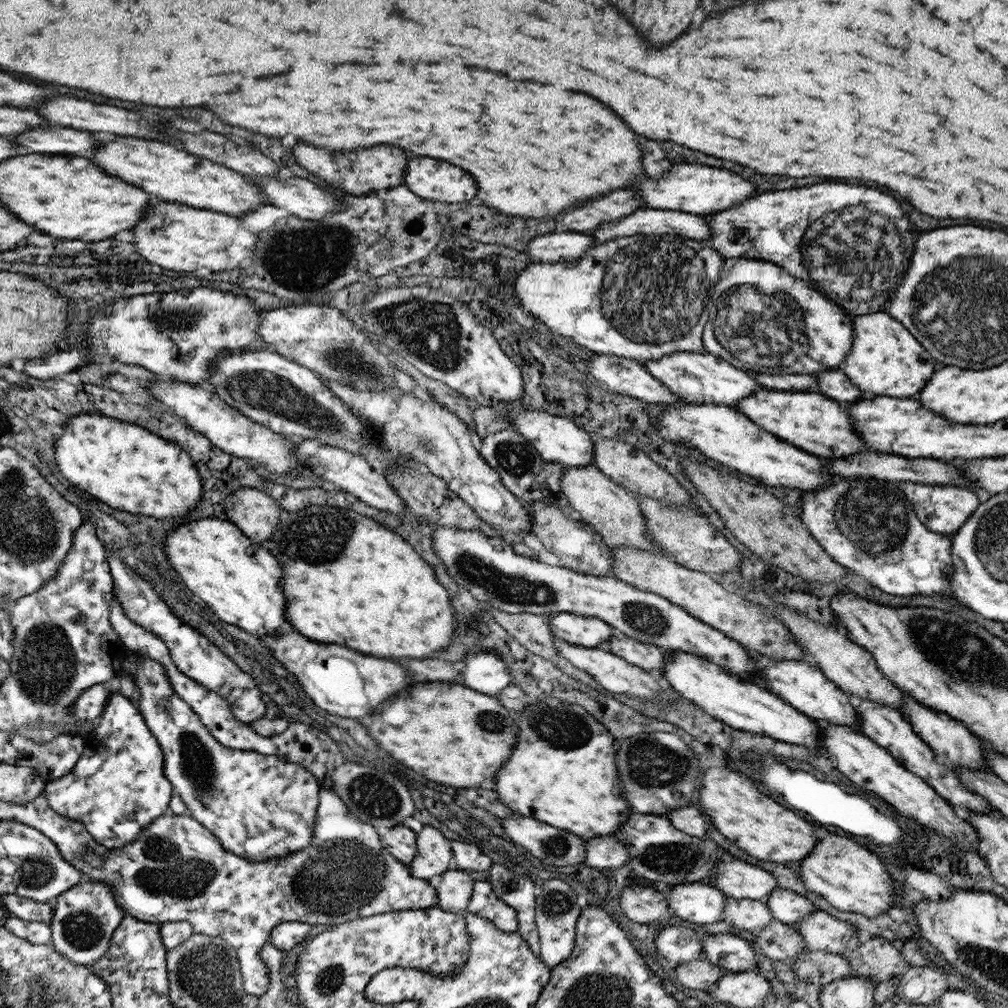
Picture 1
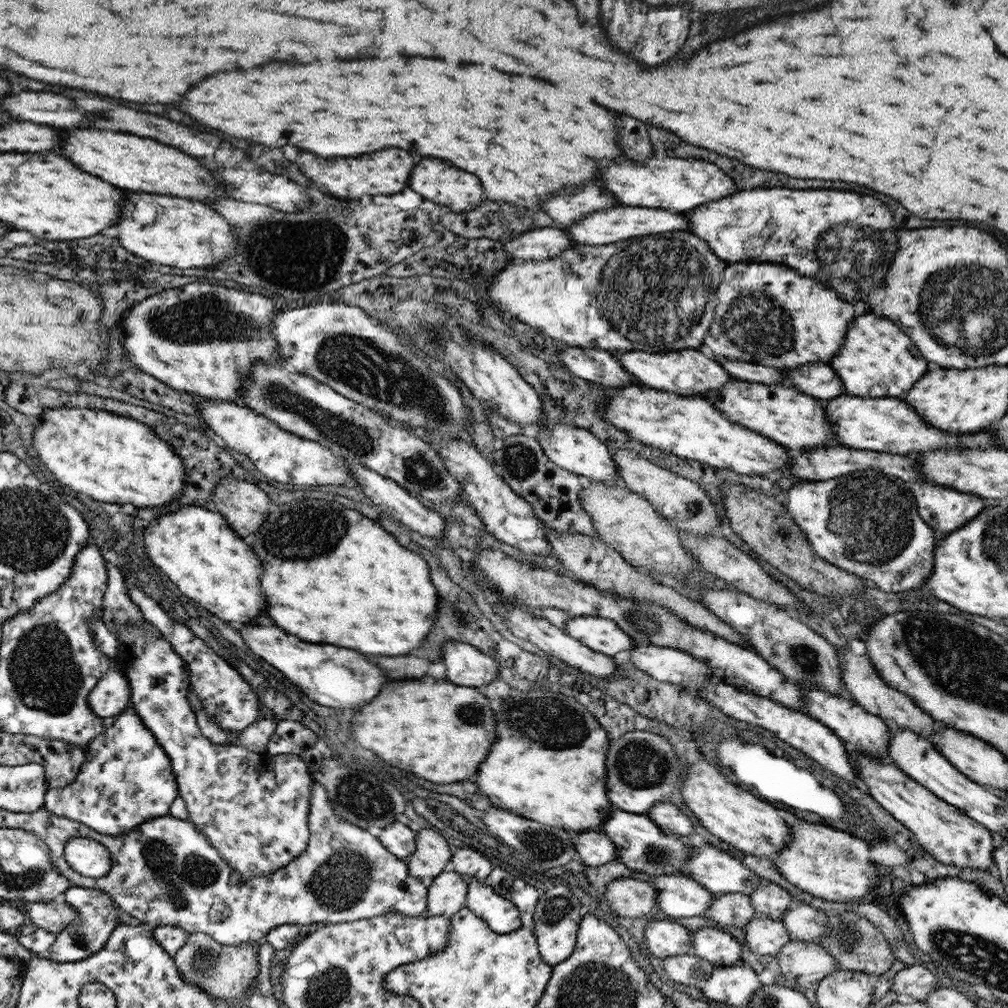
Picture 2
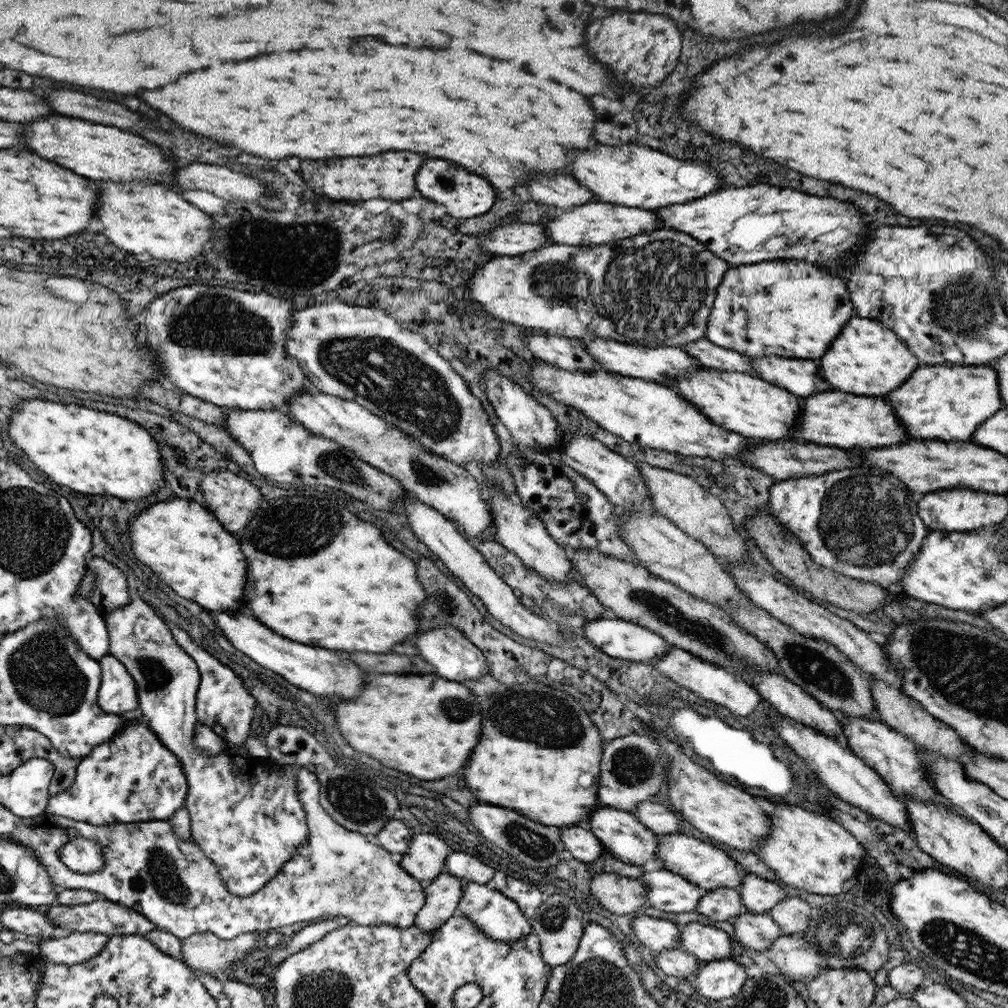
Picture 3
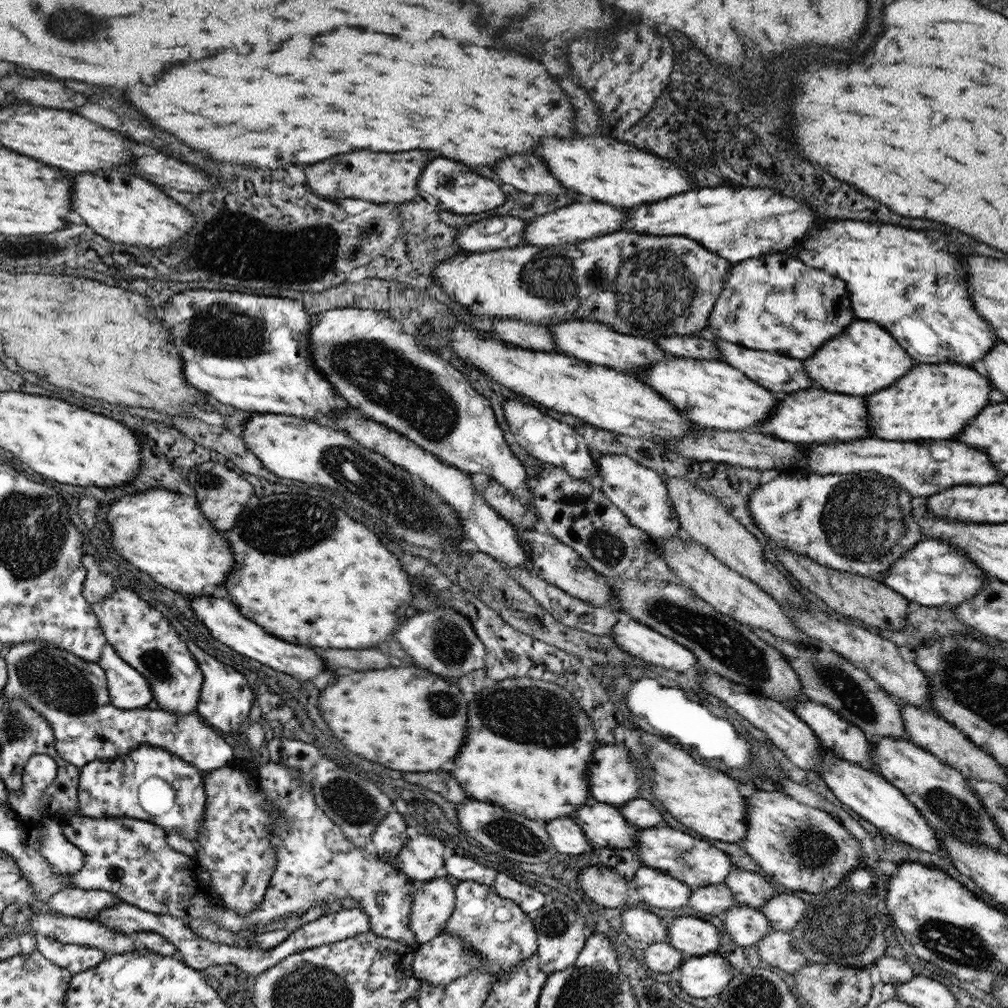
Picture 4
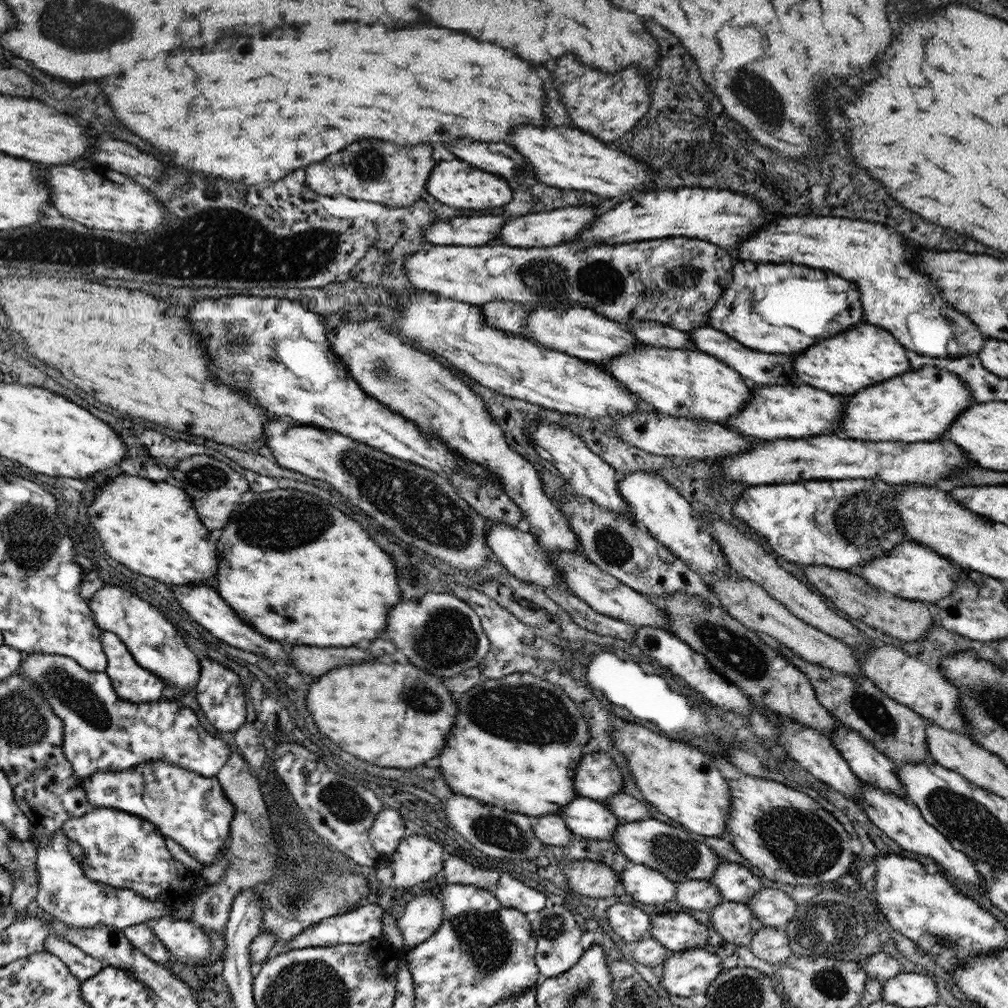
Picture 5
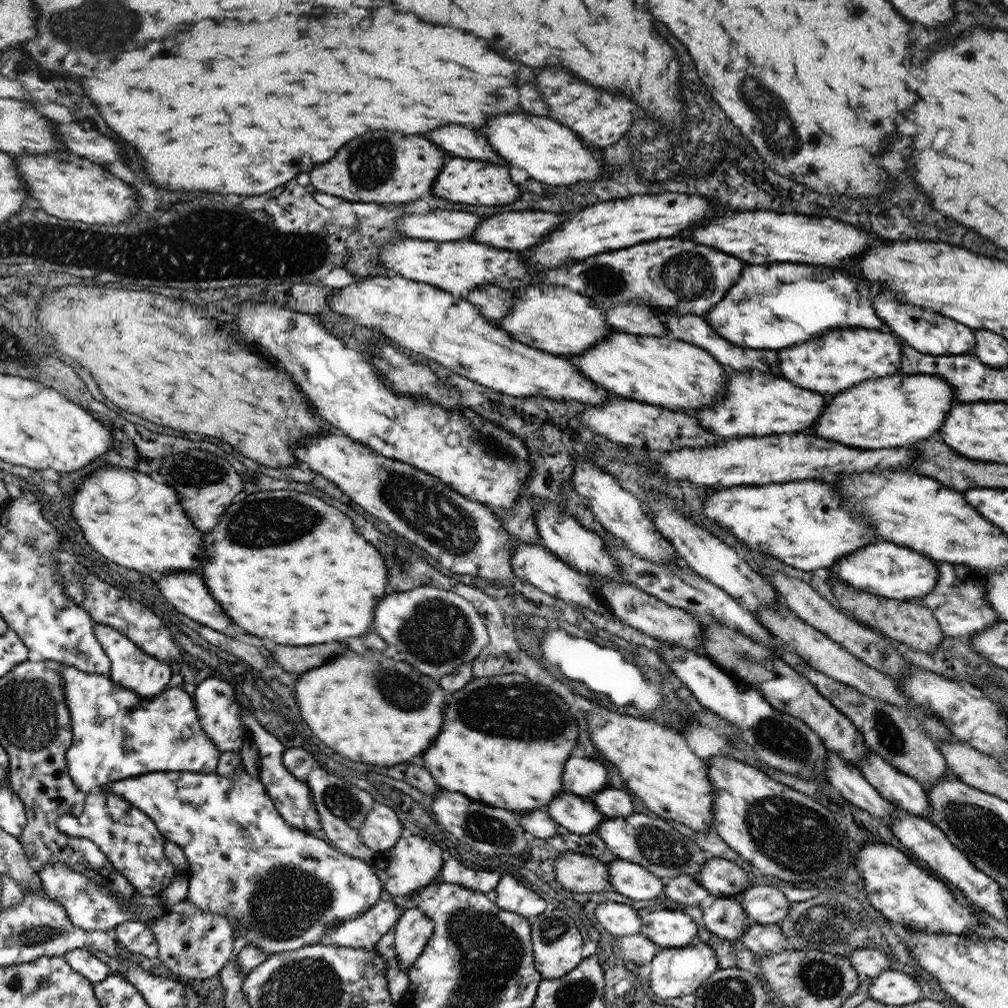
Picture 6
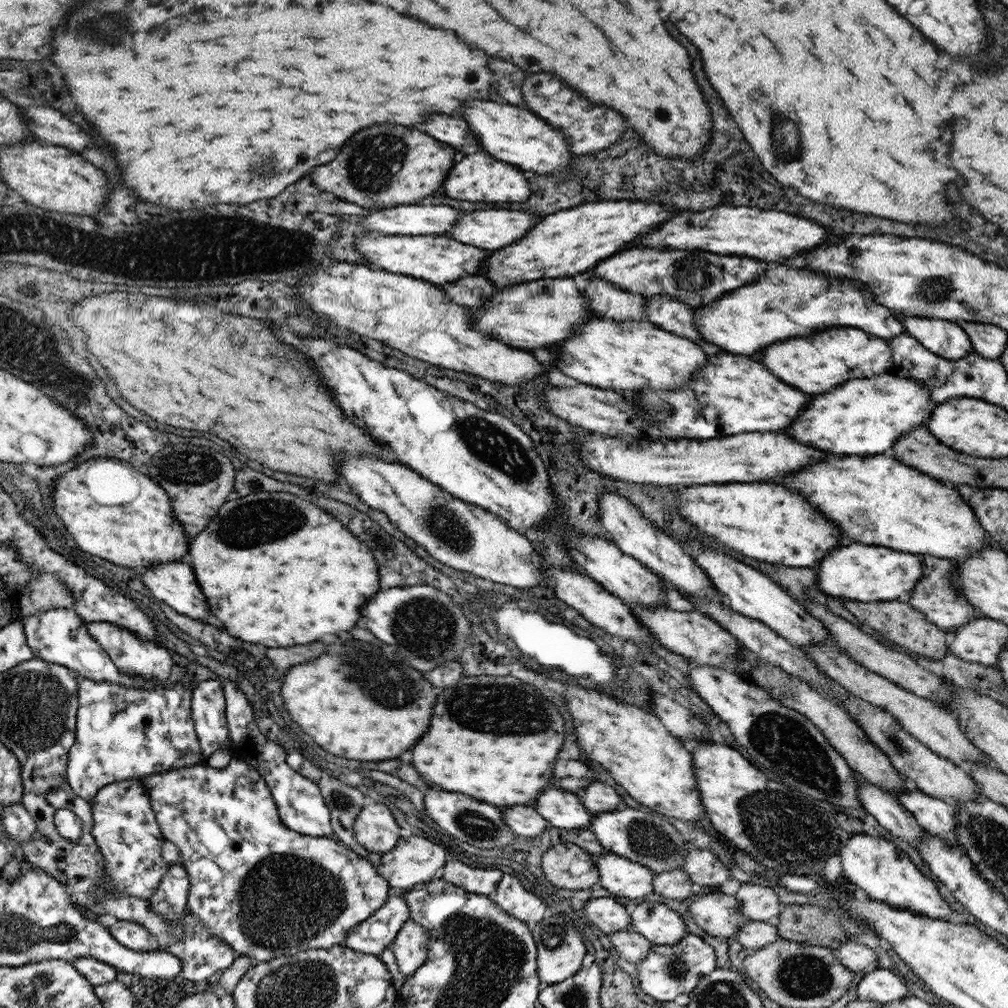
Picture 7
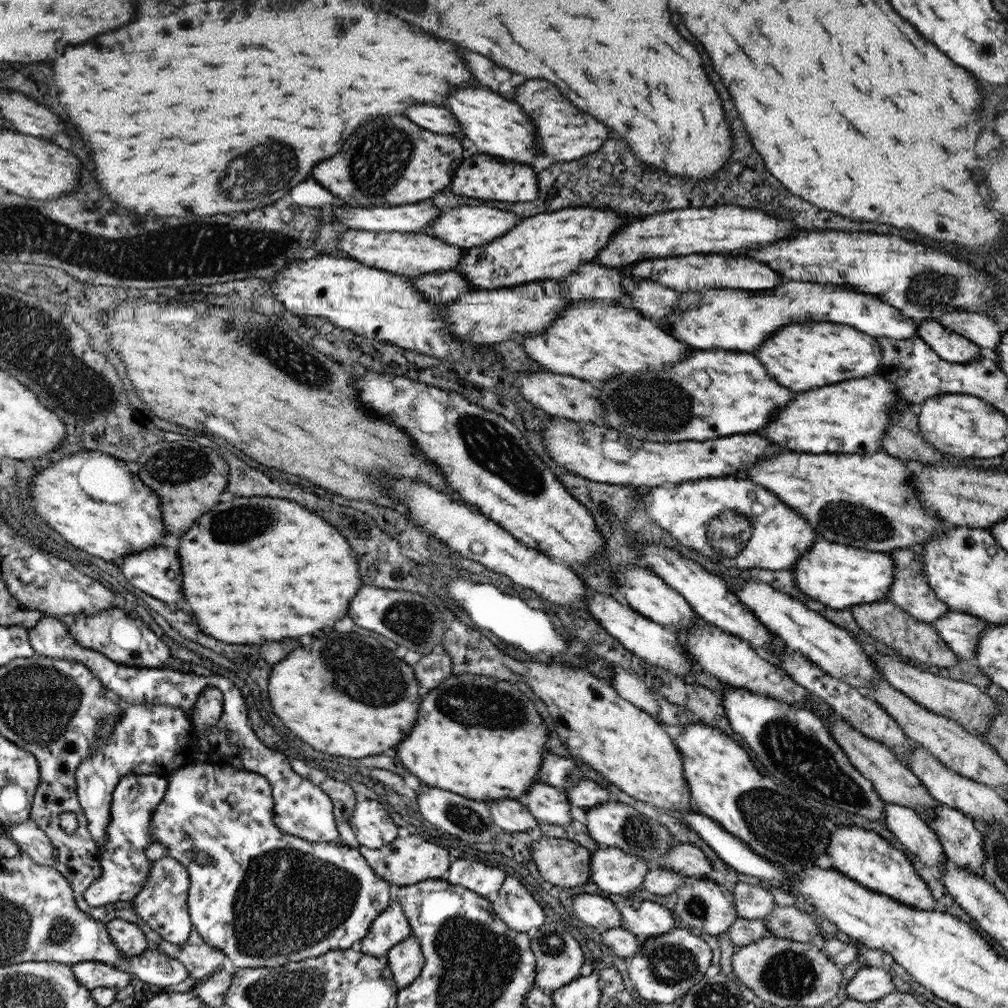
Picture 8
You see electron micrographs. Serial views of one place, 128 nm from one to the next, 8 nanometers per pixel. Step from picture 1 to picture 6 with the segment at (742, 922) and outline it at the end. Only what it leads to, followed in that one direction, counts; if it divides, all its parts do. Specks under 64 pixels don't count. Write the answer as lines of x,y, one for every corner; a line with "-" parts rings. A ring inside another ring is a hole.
692,875
674,876
663,880
663,897
669,898
679,905
703,905
711,898

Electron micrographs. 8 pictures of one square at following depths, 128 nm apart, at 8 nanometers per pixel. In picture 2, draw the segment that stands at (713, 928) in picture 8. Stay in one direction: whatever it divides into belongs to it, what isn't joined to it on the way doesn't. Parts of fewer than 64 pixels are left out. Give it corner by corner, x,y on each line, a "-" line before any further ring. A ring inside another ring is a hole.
757,916
747,921
741,928
744,935
745,946
755,955
775,956
776,952
791,940
783,924
779,920

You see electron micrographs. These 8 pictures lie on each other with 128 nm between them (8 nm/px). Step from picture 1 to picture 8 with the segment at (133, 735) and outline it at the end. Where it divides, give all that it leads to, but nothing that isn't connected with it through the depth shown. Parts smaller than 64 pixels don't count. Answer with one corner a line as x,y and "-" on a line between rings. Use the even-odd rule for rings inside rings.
190,763
179,767
164,778
166,787
161,800
157,803
149,821
149,828
156,842
167,849
167,857
178,860
189,873
189,916
193,930
200,938
213,948
224,952
227,965
236,969
247,968
277,968
288,963
301,962
307,957
325,955
326,952
349,949
356,947
367,932
375,916
379,916
391,901
389,900
389,884
379,878
369,865
365,857
355,848
349,848
345,844
336,842
316,842
303,840
301,837
284,833
272,821
274,818
273,793
270,791
270,783
266,777
256,772
249,772
225,764

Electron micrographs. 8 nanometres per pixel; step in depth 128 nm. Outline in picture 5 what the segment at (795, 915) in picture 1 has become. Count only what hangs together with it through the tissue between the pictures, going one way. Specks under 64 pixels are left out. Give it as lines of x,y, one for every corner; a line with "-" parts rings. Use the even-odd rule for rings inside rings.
720,861
709,882
719,891
722,901
746,905
762,888
761,883
740,864

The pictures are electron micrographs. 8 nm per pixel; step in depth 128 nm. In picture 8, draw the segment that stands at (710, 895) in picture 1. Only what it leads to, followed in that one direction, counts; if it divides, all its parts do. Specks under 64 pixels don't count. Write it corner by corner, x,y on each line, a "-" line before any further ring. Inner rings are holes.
598,847
590,853
588,858
588,868
590,878
595,886
607,894
631,894
642,888
642,882
645,878
647,866
640,858
621,852
618,848

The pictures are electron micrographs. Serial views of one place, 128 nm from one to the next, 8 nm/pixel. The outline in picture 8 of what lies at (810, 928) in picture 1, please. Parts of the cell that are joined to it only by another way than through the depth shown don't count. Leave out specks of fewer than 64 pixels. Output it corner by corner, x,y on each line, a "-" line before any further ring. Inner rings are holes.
738,881
731,893
738,918
764,920
775,908
771,894
761,886

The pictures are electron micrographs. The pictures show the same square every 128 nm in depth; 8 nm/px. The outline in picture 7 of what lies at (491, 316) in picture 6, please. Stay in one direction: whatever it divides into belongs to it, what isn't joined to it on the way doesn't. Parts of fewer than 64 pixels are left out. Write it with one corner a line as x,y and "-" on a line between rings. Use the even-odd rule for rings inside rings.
467,275
439,288
455,303
468,308
480,308
493,296
494,286
481,275

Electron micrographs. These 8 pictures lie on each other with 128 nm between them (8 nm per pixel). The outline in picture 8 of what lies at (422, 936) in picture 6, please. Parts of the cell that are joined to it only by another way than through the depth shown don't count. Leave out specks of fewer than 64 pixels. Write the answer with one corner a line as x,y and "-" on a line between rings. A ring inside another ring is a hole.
412,935
391,947
383,960
388,964
387,968
398,989
411,984
424,966
421,947

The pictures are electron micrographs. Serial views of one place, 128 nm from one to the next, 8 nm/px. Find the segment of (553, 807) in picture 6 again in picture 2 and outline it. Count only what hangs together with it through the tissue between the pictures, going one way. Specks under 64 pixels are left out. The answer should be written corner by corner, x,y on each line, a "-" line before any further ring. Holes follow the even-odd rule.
615,810
599,830
599,833
604,834
613,843
616,860
627,868
644,872
650,877
681,874
682,864
688,859
690,848
694,848
689,838
664,833
647,815
629,814
621,810

